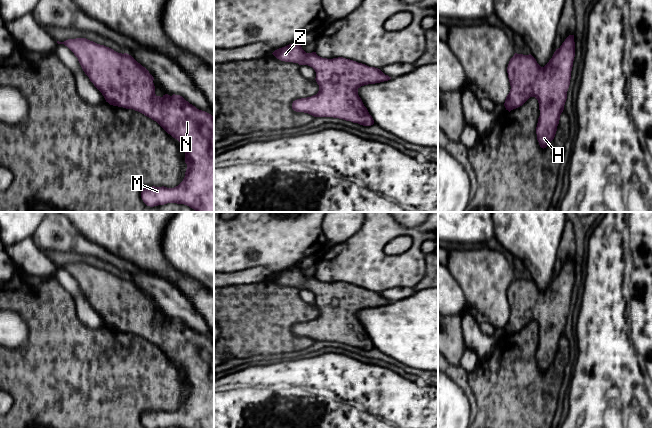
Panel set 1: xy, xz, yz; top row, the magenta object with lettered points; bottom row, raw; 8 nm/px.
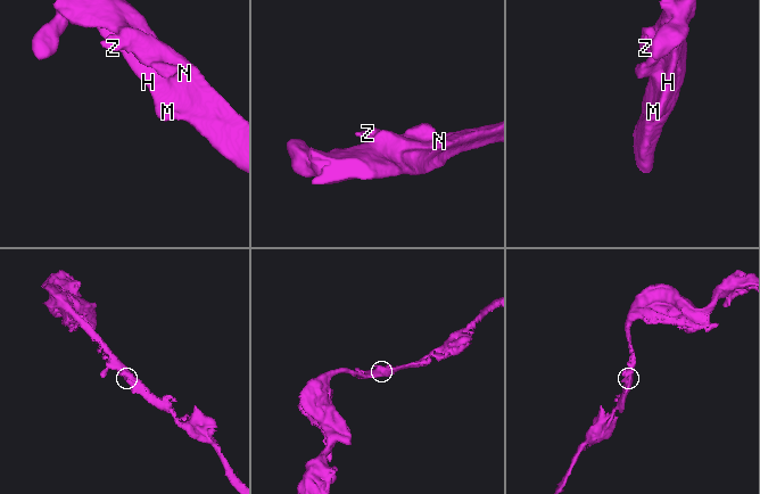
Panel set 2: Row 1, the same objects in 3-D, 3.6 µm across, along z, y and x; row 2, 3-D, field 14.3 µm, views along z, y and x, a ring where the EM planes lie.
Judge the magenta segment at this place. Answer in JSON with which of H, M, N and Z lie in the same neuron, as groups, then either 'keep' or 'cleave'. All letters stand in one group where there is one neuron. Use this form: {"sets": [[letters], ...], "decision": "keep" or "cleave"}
{"sets": [["H", "M", "N", "Z"]], "decision": "keep"}

